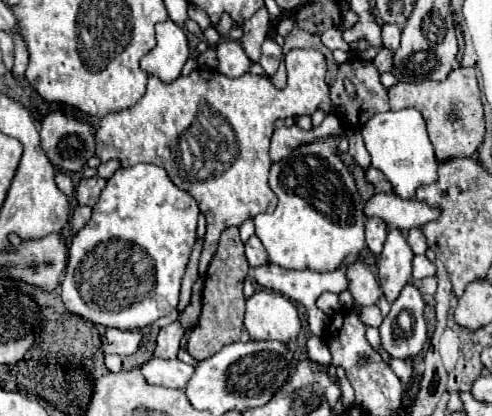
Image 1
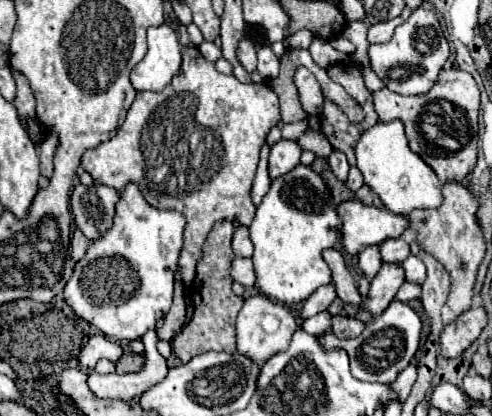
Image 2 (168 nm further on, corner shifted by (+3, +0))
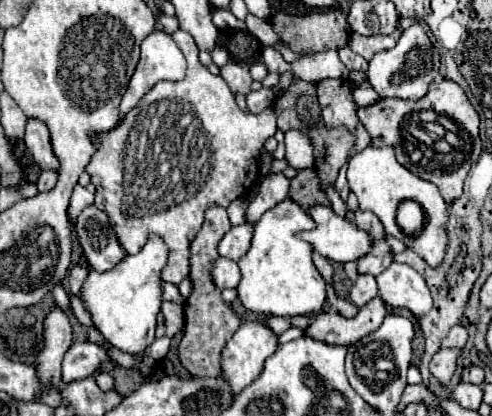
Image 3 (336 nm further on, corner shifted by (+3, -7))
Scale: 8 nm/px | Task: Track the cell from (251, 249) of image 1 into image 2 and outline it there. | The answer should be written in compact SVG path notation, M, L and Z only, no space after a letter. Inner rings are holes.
M238 226L234 230L234 236L232 236L232 250L234 250L234 256L244 256L244 258L250 258L252 256L252 240L250 240L250 234L248 234L248 226Z

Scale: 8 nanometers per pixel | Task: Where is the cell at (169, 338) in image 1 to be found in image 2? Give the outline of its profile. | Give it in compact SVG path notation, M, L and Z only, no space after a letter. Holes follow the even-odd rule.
M176 282L176 286L174 286L174 302L172 302L172 308L168 310L168 314L164 316L164 324L158 328L158 338L170 342L180 332L180 328L184 326L184 318L186 318L184 286L182 286L182 282Z

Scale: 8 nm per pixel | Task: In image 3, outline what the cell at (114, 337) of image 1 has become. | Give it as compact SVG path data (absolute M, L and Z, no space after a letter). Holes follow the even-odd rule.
M74 343L62 361L62 381L72 383L84 377L92 377L98 373L98 367L102 367L102 363L108 361L110 355L96 343Z

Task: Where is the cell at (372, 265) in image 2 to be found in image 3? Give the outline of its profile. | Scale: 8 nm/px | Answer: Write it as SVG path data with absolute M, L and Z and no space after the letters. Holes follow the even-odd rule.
M360 275L358 281L354 283L354 287L350 289L350 301L356 307L366 305L370 299L374 299L378 295L378 287L376 287L376 279L374 275Z

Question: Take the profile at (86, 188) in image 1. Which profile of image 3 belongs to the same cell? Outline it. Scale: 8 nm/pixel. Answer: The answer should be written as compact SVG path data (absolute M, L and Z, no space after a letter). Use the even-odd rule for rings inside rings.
M96 205L82 209L82 215L78 215L74 229L78 243L94 271L102 273L112 269L126 255L124 247L118 243L110 217Z

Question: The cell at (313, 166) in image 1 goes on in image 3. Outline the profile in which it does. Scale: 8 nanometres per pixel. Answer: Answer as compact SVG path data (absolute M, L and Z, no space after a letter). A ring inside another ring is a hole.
M286 197L282 203L266 211L254 227L254 237L250 251L238 261L242 271L242 281L236 287L242 305L258 315L310 315L320 313L326 301L326 283L312 263L310 243L298 239L300 231L314 229L314 219L306 207L294 203Z

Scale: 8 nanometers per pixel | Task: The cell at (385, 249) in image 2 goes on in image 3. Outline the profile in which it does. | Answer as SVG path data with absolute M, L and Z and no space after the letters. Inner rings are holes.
M368 253L366 257L362 257L358 261L358 273L372 273L372 275L380 275L382 269L390 267L392 263L392 253L384 255L384 257L376 257L372 253Z

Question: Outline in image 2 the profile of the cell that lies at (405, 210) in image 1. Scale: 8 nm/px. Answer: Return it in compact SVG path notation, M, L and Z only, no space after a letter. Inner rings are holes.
M348 200L336 206L336 212L342 220L338 234L344 246L344 252L358 254L366 246L382 244L388 238L400 238L408 226L408 218L394 216L386 208L374 208Z

